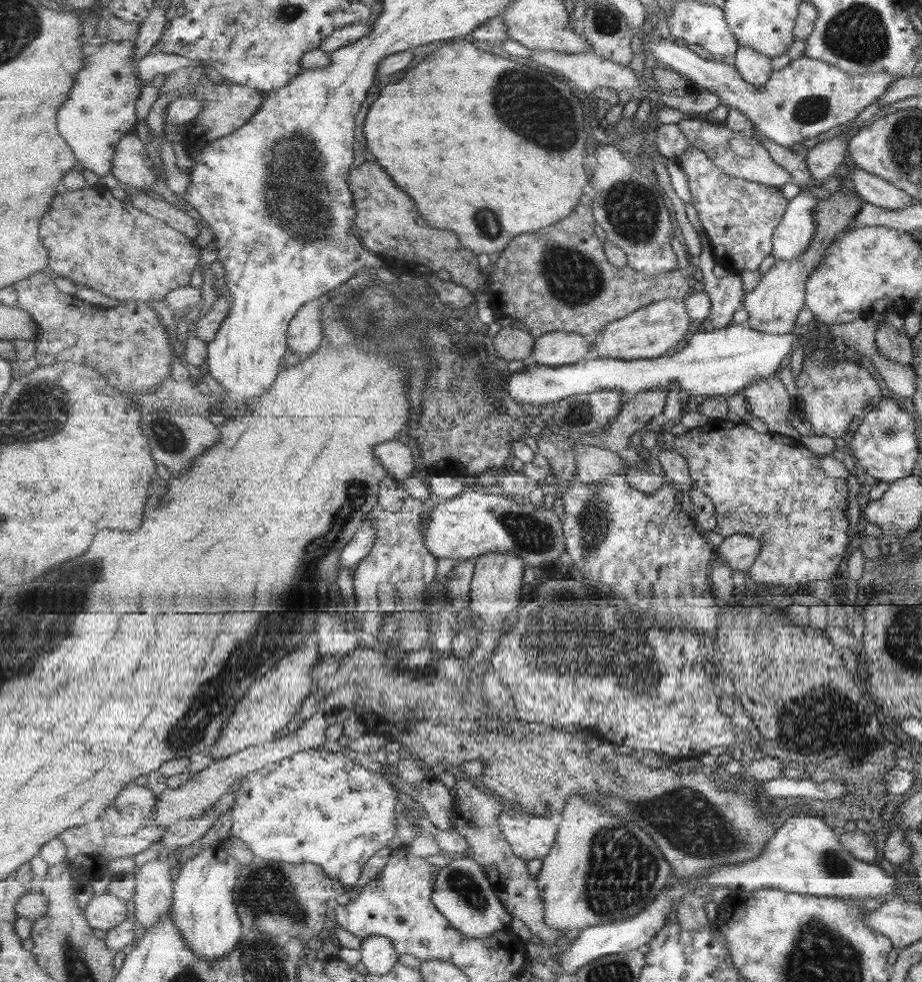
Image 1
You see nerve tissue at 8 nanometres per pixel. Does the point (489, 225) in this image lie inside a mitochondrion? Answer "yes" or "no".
yes

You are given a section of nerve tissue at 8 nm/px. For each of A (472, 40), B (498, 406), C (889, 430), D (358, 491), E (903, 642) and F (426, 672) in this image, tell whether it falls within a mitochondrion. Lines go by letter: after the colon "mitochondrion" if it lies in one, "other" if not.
A: other
B: other
C: mitochondrion
D: mitochondrion
E: mitochondrion
F: other

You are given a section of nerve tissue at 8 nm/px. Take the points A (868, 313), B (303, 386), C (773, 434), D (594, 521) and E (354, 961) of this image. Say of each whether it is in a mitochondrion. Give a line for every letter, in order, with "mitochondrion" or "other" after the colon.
A: other
B: other
C: other
D: mitochondrion
E: other

